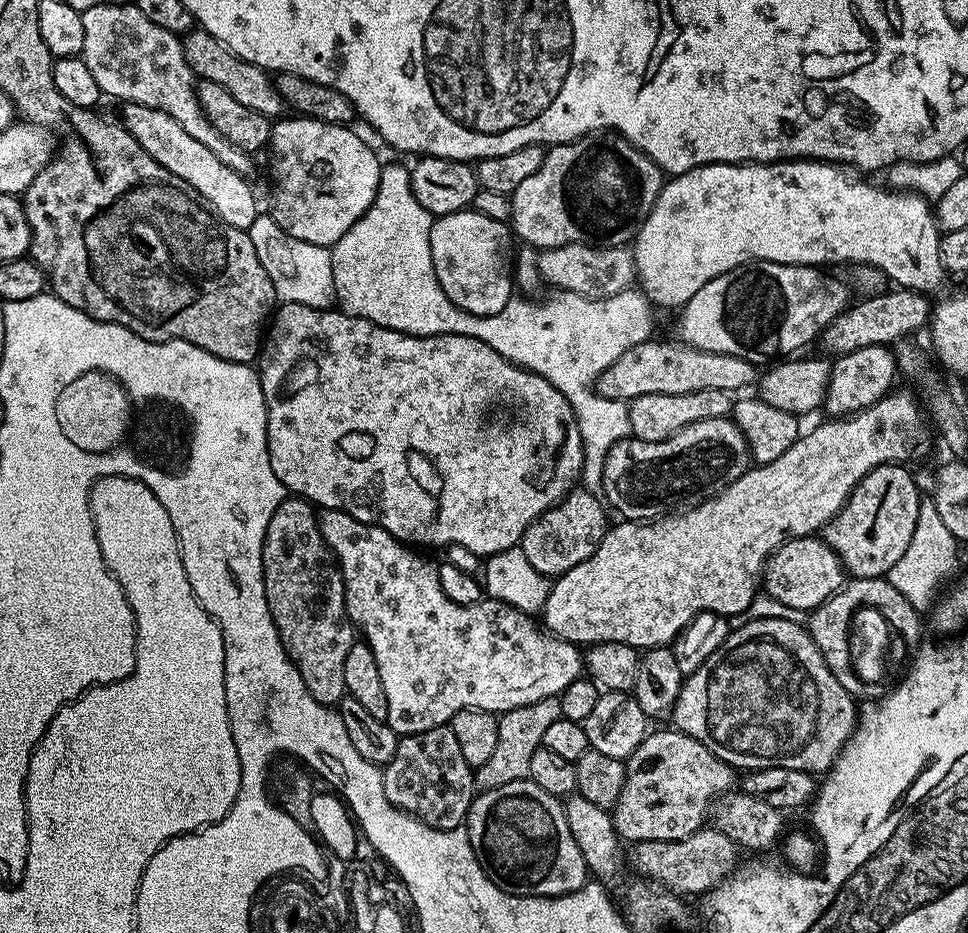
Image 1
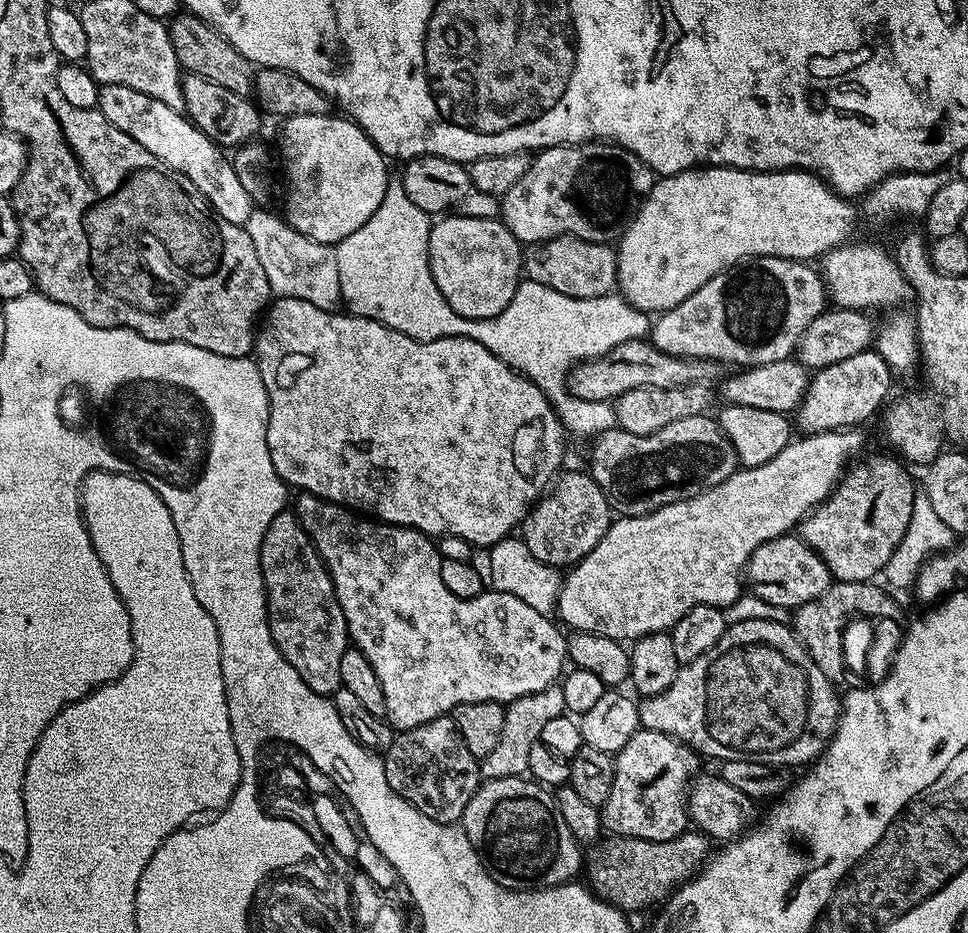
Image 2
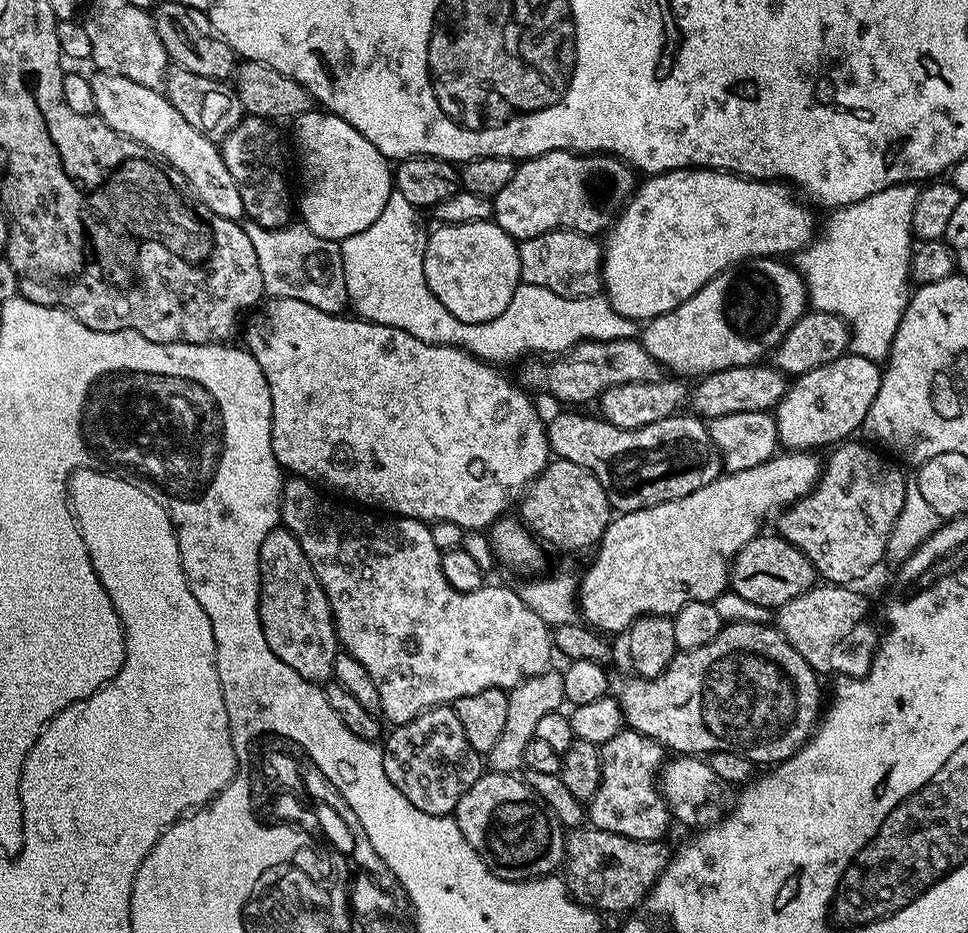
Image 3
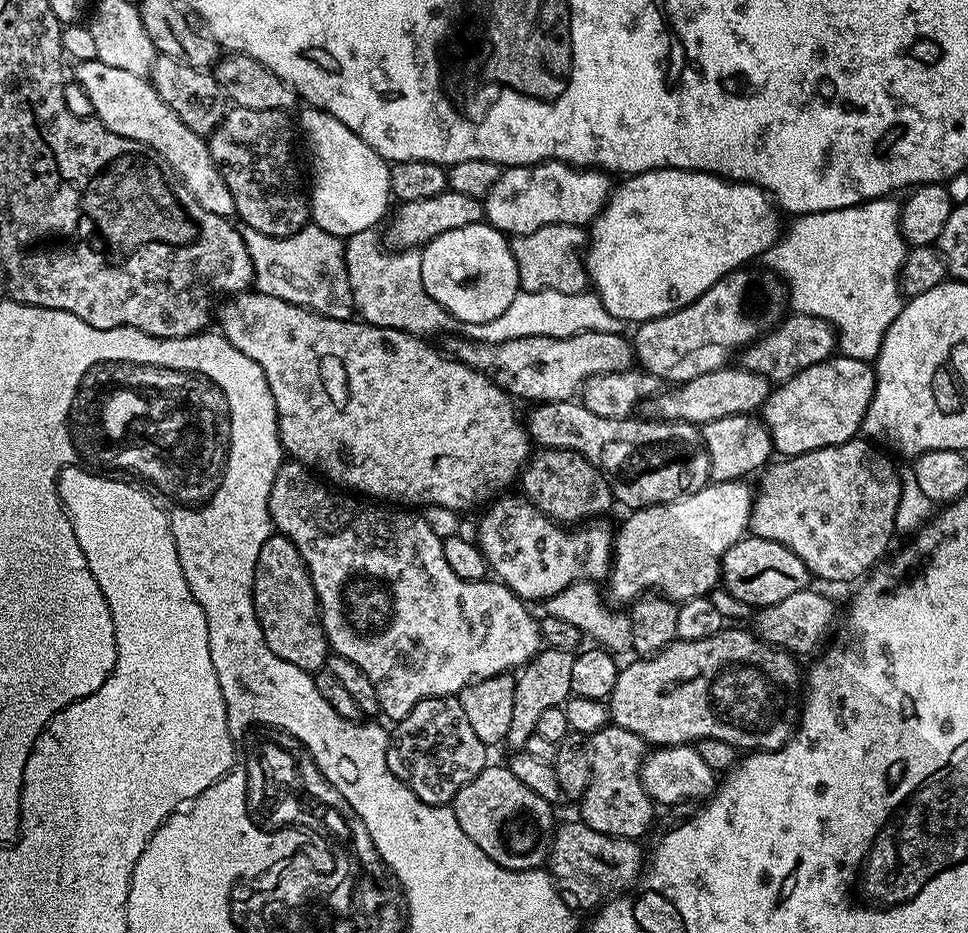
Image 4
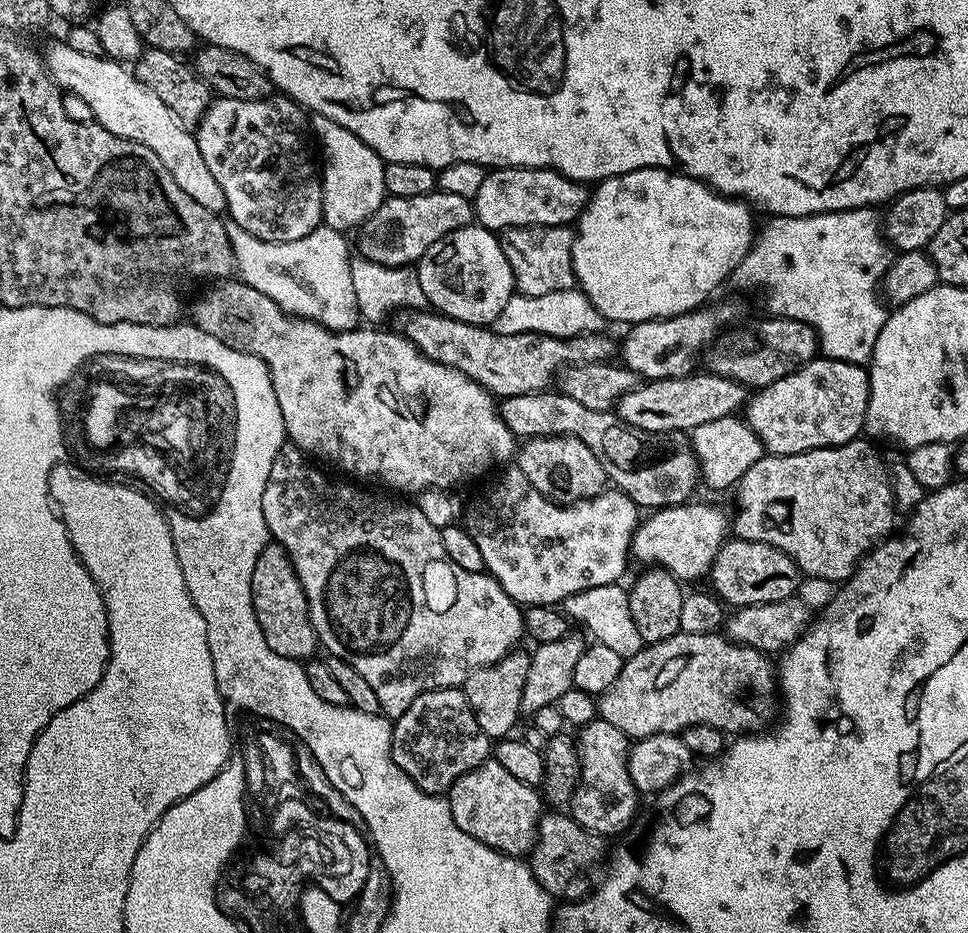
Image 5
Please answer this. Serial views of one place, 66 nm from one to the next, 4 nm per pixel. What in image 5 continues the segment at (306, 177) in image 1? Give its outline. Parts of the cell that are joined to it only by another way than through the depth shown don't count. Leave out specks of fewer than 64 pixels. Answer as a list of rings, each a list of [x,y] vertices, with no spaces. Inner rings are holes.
[[[313,115],[310,120],[310,132],[320,143],[320,152],[324,155],[324,168],[319,169],[318,175],[322,186],[323,223],[335,232],[345,234],[350,230],[359,229],[360,225],[378,210],[378,206],[386,198],[384,190],[385,161],[362,138],[350,134],[346,126],[338,126],[338,122],[330,122],[330,118]]]

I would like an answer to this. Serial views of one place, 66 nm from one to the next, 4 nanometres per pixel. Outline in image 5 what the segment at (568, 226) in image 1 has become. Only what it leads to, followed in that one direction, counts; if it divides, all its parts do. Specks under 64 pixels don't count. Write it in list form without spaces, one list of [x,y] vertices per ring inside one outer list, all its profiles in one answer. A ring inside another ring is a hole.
[[[493,168],[485,175],[474,201],[474,220],[481,228],[500,233],[503,228],[514,226],[565,226],[579,220],[588,205],[589,189],[579,180],[566,178],[552,168]]]

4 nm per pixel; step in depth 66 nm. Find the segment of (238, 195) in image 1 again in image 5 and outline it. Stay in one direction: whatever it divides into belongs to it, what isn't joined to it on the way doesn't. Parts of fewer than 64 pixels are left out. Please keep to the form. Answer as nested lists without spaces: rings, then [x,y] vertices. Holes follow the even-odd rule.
[[[66,42],[50,45],[48,49],[43,49],[42,55],[52,81],[65,93],[82,98],[93,110],[95,123],[110,130],[110,134],[118,134],[118,138],[130,138],[154,150],[162,166],[170,170],[174,182],[178,182],[178,186],[182,186],[182,190],[186,190],[198,206],[206,206],[206,210],[217,214],[225,211],[226,194],[222,194],[222,186],[214,182],[214,174],[210,174],[206,167],[193,129],[182,126],[182,122],[174,118],[174,113],[151,90],[146,90],[142,82],[138,82],[131,67],[106,55],[81,54]]]

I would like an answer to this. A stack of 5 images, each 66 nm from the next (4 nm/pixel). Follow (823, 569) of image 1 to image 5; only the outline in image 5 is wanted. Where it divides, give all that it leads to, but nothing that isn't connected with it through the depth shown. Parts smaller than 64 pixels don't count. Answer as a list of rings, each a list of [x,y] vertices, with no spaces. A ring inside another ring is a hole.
[[[725,539],[712,563],[710,573],[711,591],[719,596],[725,605],[741,608],[762,602],[778,602],[789,599],[802,581],[800,567],[782,550],[766,546],[766,542]]]

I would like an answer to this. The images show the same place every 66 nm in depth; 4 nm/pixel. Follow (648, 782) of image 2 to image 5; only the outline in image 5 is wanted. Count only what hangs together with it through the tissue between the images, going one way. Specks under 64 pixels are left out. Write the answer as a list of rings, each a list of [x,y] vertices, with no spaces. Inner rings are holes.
[[[599,718],[583,725],[579,732],[576,748],[580,755],[580,780],[566,808],[578,826],[596,836],[611,838],[636,816],[638,793],[628,769],[630,738],[618,726],[610,726],[610,722]]]

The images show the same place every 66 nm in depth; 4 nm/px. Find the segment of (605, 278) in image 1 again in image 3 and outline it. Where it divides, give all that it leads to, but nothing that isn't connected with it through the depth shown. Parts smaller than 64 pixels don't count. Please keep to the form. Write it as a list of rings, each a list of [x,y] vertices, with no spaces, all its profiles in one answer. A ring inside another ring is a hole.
[[[556,228],[552,232],[519,241],[518,262],[523,283],[554,290],[554,294],[559,296],[595,296],[604,287],[604,249],[601,241],[581,232],[571,232],[569,228]]]

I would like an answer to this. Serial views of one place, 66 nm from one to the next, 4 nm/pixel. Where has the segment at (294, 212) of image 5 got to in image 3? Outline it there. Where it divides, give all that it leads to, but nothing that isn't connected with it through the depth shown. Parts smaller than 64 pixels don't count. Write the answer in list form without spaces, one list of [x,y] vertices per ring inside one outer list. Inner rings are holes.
[[[245,115],[226,138],[219,141],[222,162],[242,194],[244,216],[249,221],[263,228],[283,228],[294,216],[294,196],[288,193],[288,176],[284,173],[284,152],[280,149],[280,136],[276,133],[277,125],[270,120],[257,116]]]

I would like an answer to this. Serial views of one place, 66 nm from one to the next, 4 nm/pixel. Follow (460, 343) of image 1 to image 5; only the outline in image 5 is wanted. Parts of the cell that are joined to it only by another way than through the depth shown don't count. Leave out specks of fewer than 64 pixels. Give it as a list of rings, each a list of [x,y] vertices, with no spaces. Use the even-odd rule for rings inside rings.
[[[225,278],[205,288],[208,289],[192,304],[191,323],[206,334],[218,338],[218,342],[239,352],[256,356],[265,364],[274,386],[274,398],[278,398],[278,410],[282,410],[287,439],[309,457],[317,461],[325,460],[325,462],[320,462],[325,465],[333,464],[334,467],[341,468],[342,471],[349,472],[352,476],[361,476],[364,480],[377,480],[378,483],[385,484],[388,488],[397,488],[400,492],[412,492],[411,494],[422,493],[427,488],[452,490],[455,484],[464,484],[467,480],[472,480],[475,476],[490,471],[495,464],[505,463],[504,465],[507,465],[515,457],[518,451],[517,437],[512,435],[506,422],[502,422],[500,409],[492,393],[487,392],[483,386],[474,382],[466,374],[450,366],[442,366],[436,360],[426,358],[426,354],[417,350],[399,331],[379,332],[376,329],[379,327],[376,326],[360,326],[351,332],[331,332],[321,324],[315,324],[313,320],[304,320],[301,316],[284,312],[282,306],[274,302],[274,298],[266,298],[262,290],[258,290],[251,282],[245,282],[240,278]]]

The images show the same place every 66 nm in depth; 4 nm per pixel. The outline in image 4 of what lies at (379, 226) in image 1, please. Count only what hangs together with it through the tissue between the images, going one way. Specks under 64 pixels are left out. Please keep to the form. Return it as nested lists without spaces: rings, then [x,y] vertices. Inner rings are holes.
[[[375,231],[359,232],[347,237],[344,265],[352,291],[352,306],[363,323],[402,330],[421,338],[433,338],[439,332],[458,328],[458,321],[426,294],[422,286],[422,258],[417,249],[389,250]],[[538,290],[537,292],[517,292],[514,302],[485,324],[463,325],[463,335],[469,340],[482,342],[510,342],[514,338],[530,338],[531,336],[549,336],[550,338],[566,338],[579,332],[624,332],[625,321],[614,318],[606,306],[602,306],[600,297],[595,291],[585,290],[578,294],[558,294],[554,290]]]

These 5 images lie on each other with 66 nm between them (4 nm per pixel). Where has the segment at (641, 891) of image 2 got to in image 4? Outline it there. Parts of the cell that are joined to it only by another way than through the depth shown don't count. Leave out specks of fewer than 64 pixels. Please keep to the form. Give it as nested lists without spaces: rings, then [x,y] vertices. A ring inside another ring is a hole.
[[[583,822],[575,823],[555,829],[550,849],[550,875],[568,908],[596,910],[612,897],[627,893],[639,881],[646,856],[640,853],[641,845],[637,841],[598,834],[598,830],[590,830]]]

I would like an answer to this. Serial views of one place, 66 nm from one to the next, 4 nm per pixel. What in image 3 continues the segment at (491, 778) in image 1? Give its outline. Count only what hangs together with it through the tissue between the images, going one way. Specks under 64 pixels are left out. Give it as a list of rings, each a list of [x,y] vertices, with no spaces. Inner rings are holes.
[[[549,670],[537,676],[528,677],[522,684],[515,684],[508,692],[506,726],[502,730],[502,735],[498,737],[498,742],[494,742],[494,750],[486,753],[487,767],[494,772],[519,773],[524,768],[526,745],[535,738],[538,722],[546,714],[561,711],[564,703],[563,671]]]

